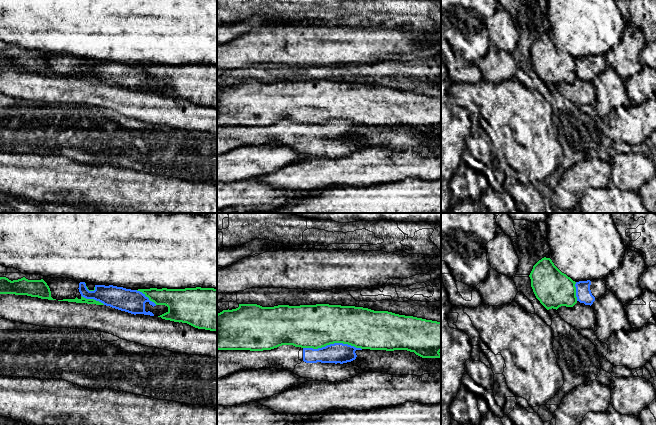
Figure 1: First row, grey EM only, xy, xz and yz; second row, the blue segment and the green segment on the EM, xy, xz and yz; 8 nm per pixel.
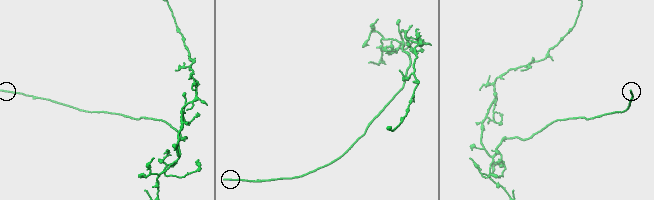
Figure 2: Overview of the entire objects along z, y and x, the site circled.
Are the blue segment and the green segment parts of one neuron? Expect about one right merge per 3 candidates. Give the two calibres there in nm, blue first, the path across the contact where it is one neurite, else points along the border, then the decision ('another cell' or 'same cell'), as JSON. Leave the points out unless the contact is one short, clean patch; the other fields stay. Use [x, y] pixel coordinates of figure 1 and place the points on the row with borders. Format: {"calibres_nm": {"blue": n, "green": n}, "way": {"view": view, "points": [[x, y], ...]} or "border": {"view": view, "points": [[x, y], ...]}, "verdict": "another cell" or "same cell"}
{"calibres_nm": {"blue": 160, "green": 360}, "verdict": "another cell"}

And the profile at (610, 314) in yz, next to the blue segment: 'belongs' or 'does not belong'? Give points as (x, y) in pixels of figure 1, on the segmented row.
does not belong

